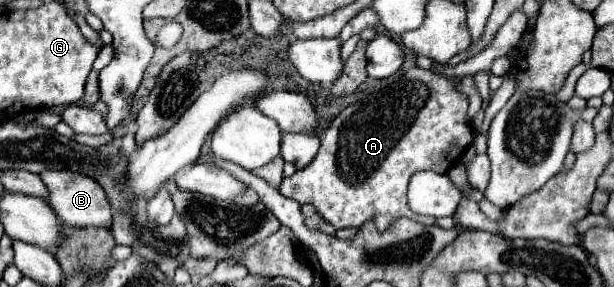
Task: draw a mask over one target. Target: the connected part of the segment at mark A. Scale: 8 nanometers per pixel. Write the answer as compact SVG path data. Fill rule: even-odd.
M414 66L386 88L344 108L330 128L324 130L314 162L310 162L304 170L298 170L294 176L284 178L280 194L300 204L312 204L324 220L334 224L334 228L360 228L366 220L374 220L378 230L386 230L390 222L400 216L412 218L420 224L434 224L436 218L420 216L410 210L406 202L406 188L410 176L418 170L432 170L438 174L448 172L462 160L464 152L472 144L474 130L468 122L468 96L458 90L460 80L462 78L448 78Z

